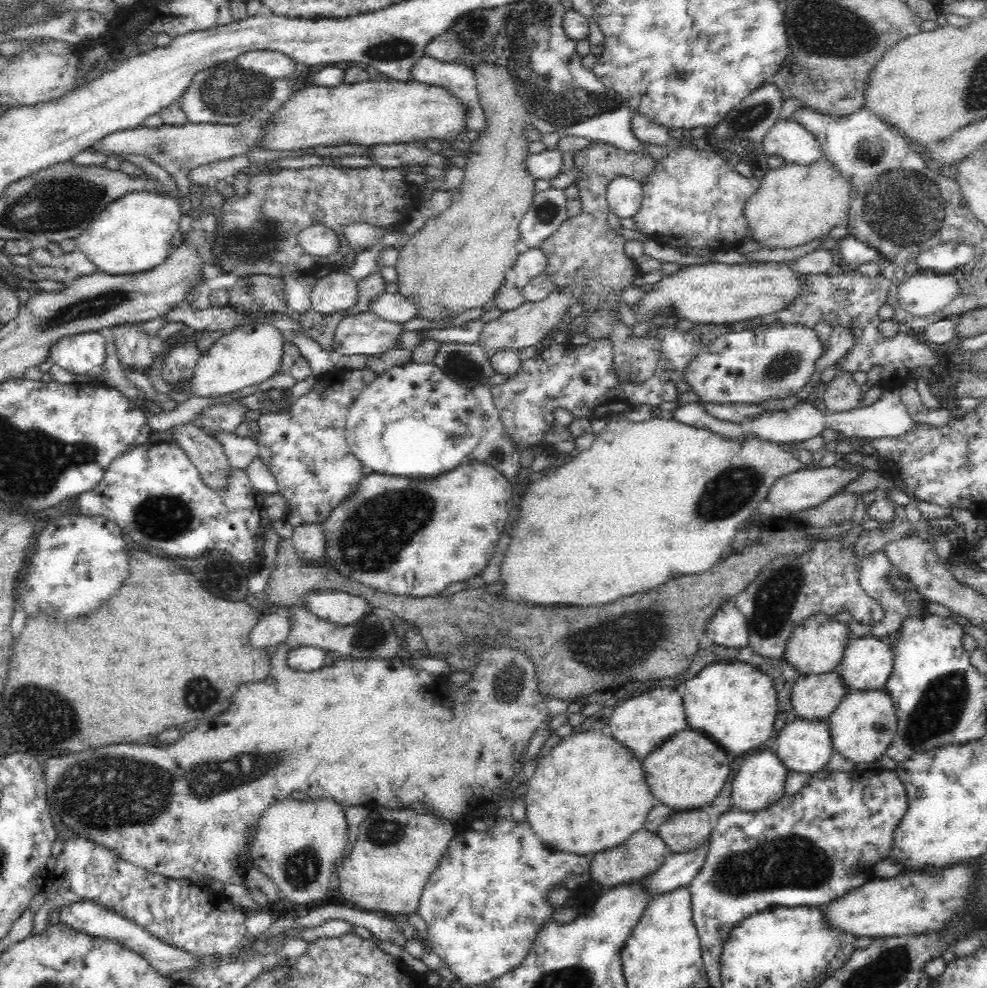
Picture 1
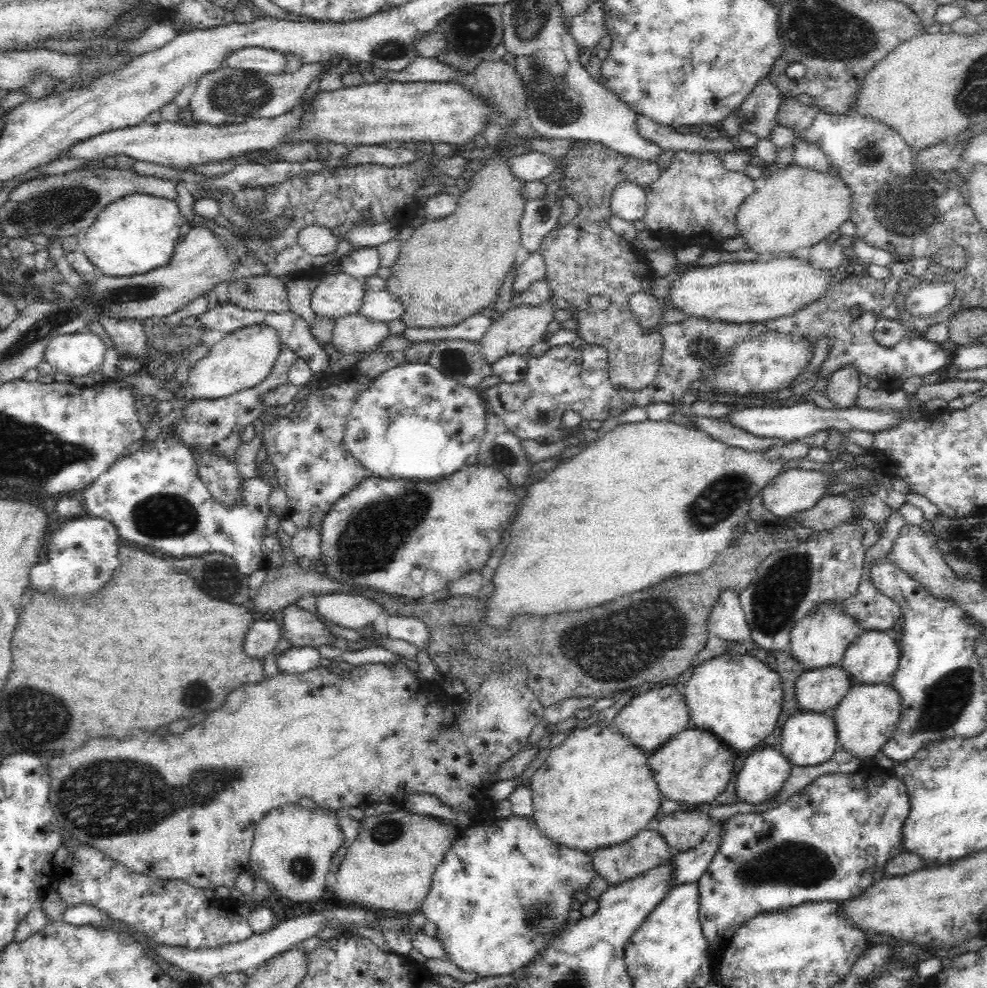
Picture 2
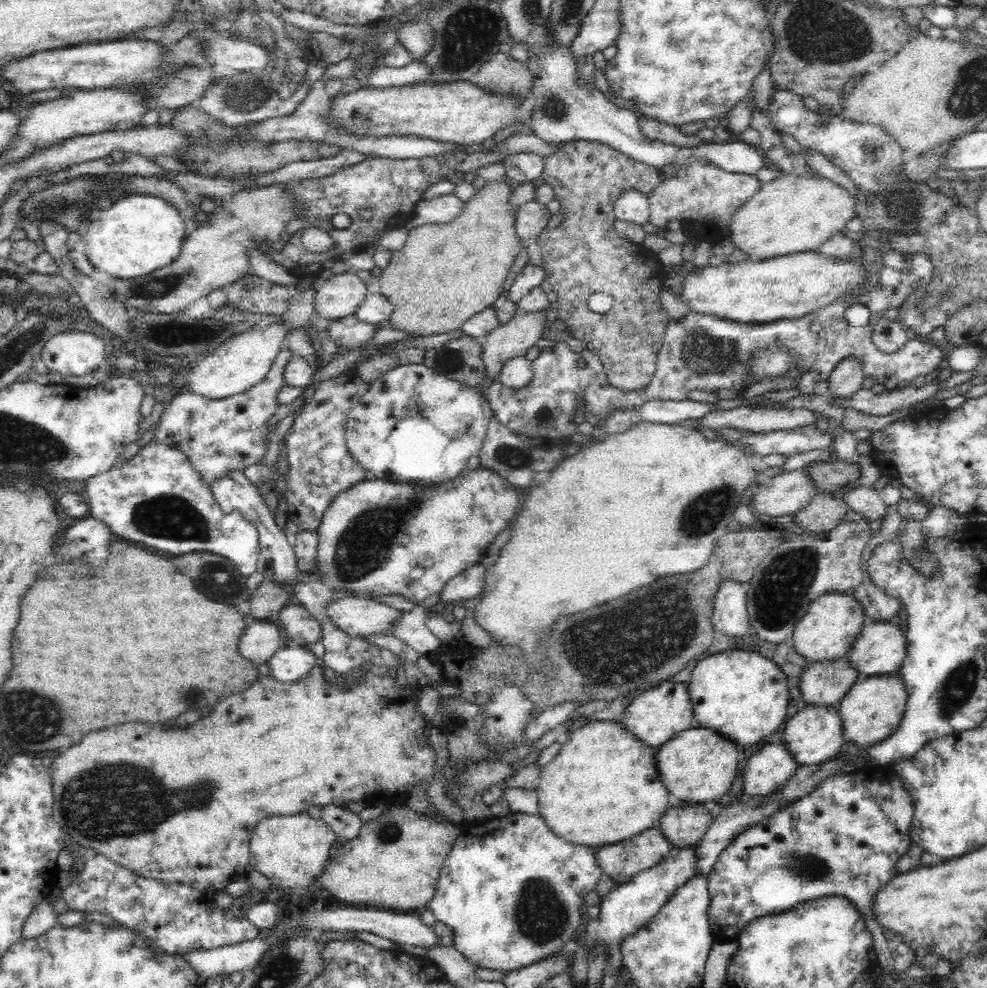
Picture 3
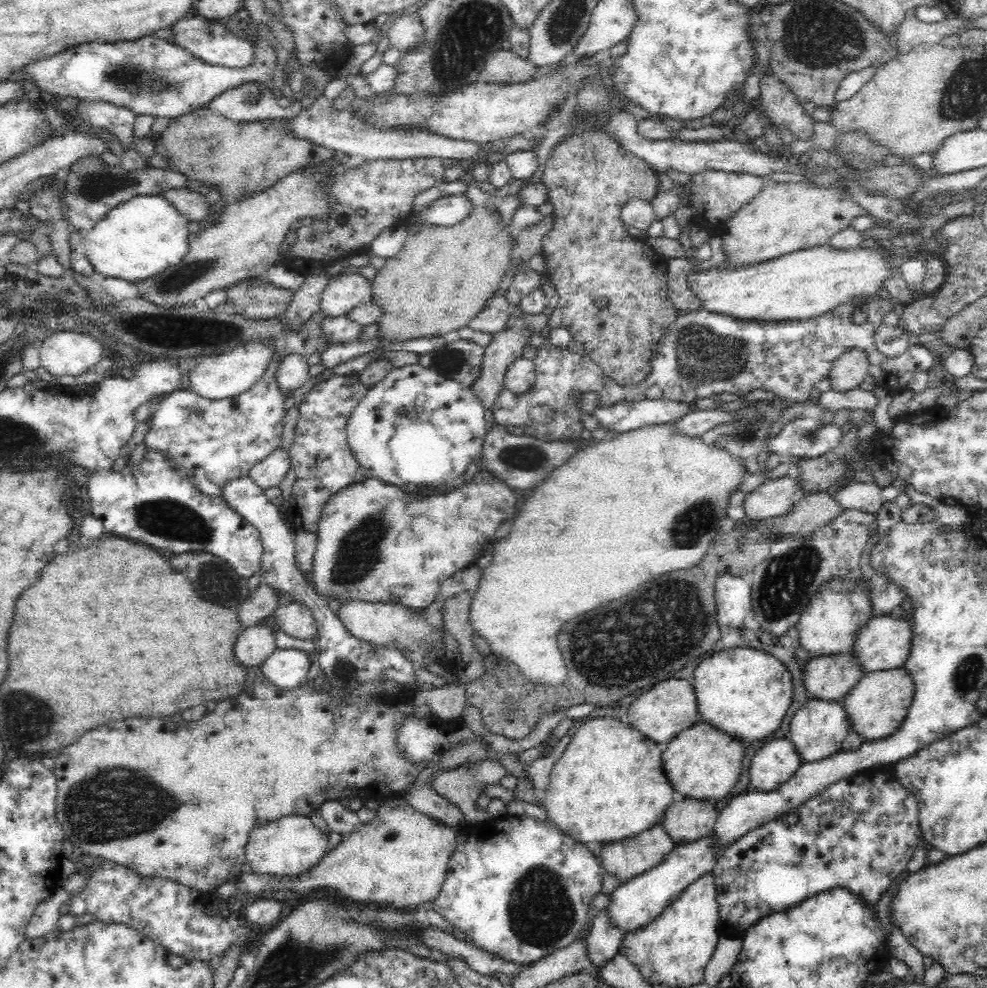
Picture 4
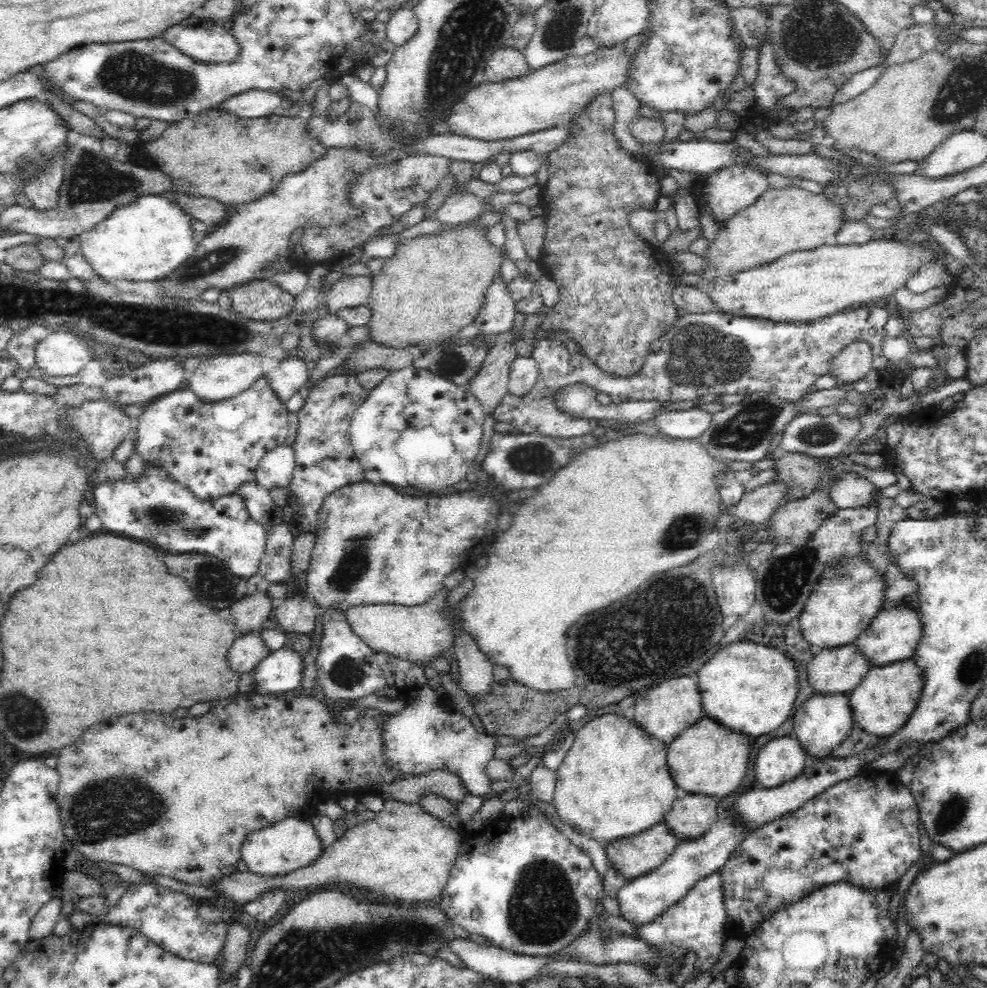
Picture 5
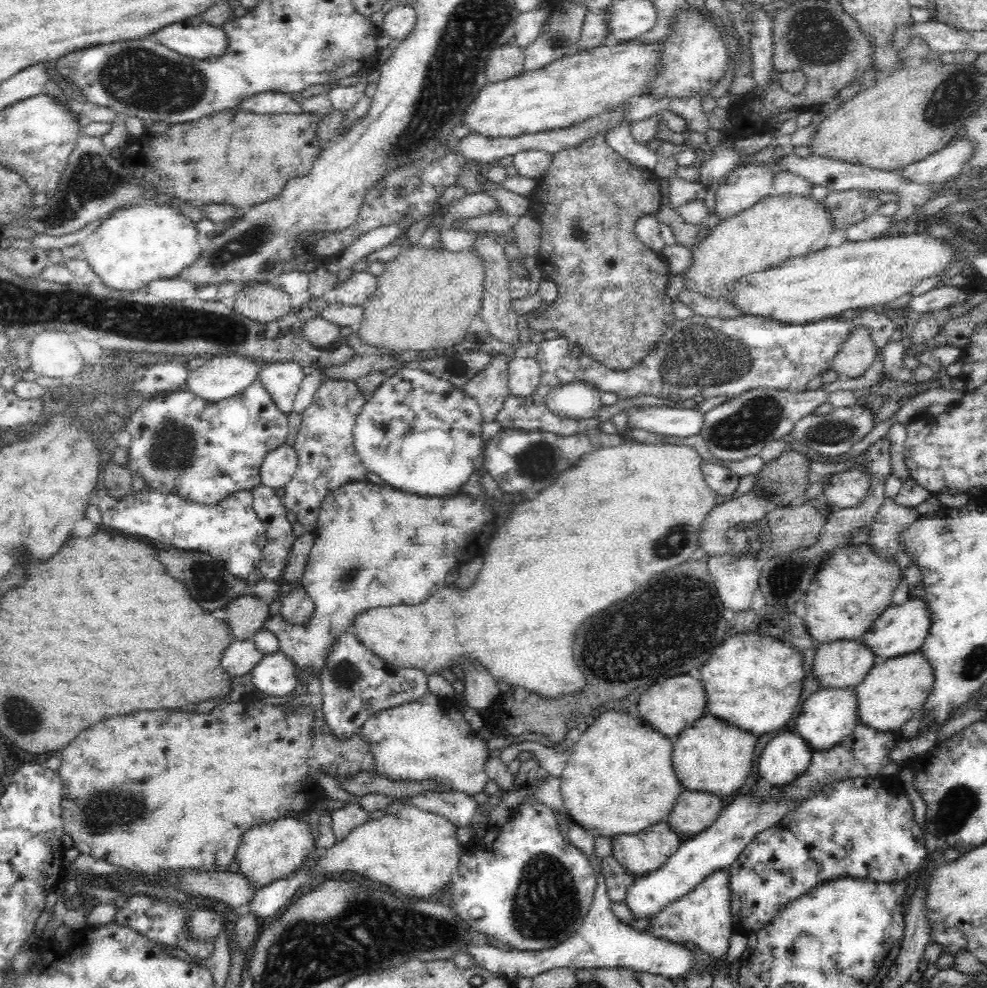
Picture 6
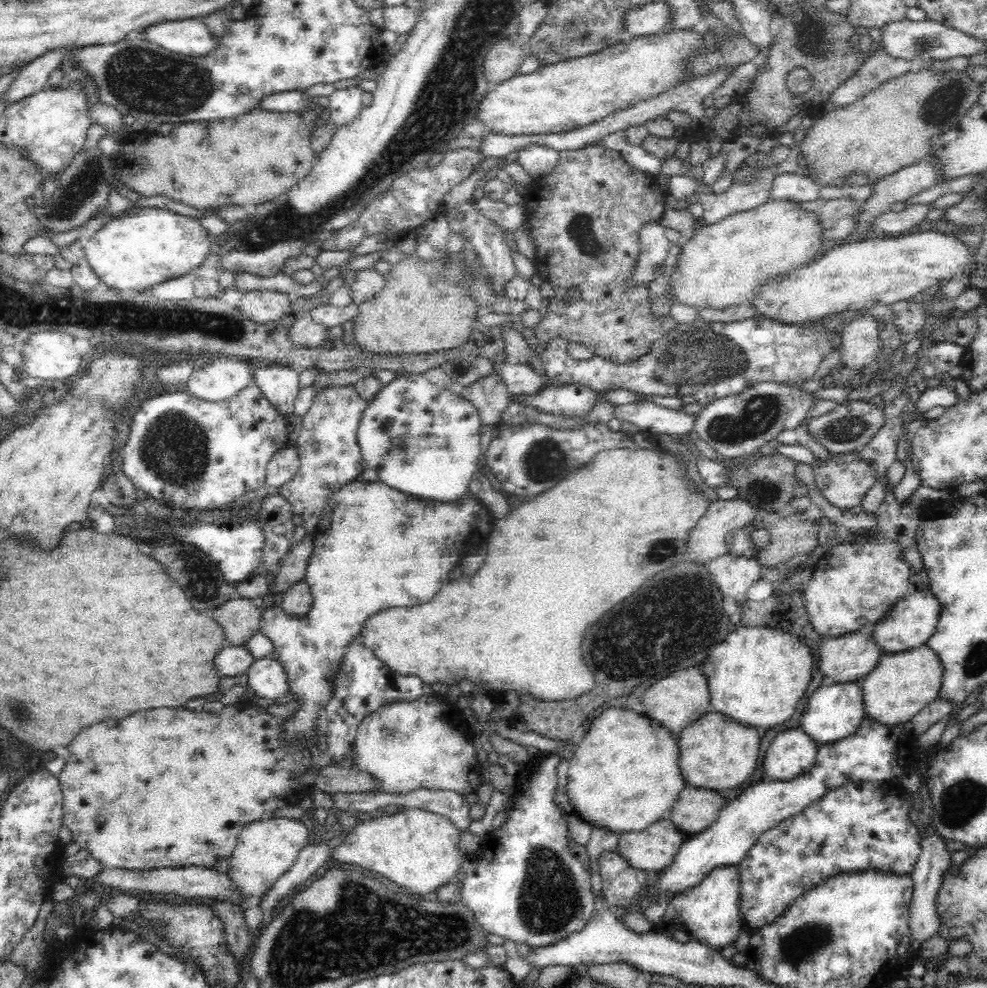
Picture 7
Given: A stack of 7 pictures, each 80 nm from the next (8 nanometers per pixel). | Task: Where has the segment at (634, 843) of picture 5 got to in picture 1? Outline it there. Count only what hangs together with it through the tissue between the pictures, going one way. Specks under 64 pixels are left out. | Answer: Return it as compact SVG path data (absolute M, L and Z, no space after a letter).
M641 829L634 832L621 846L593 854L591 856L591 879L605 889L631 881L644 880L666 862L670 853L666 844L663 843L656 832Z

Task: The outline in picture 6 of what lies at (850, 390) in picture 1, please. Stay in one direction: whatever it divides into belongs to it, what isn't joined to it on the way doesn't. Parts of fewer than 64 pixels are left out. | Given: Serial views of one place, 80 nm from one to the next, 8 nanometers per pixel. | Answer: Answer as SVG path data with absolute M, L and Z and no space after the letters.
M858 324L832 360L832 369L840 377L856 379L863 376L872 366L877 354L876 343L869 328Z

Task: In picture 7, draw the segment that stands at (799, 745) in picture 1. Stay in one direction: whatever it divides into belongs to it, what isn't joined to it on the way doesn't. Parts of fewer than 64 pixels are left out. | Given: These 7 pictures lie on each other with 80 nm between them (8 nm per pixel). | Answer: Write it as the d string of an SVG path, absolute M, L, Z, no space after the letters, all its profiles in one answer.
M854 680L850 683L823 684L808 700L804 700L800 728L818 745L842 740L858 730L859 724L866 718L860 682L861 680Z

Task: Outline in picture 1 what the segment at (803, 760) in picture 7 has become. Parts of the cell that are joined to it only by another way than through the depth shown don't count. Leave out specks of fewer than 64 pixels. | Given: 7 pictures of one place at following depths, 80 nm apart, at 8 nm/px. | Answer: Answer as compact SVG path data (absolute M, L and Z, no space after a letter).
M766 750L766 752L754 754L754 756L747 756L732 782L731 803L733 809L754 812L776 804L785 795L784 785L787 774L787 768L774 750Z

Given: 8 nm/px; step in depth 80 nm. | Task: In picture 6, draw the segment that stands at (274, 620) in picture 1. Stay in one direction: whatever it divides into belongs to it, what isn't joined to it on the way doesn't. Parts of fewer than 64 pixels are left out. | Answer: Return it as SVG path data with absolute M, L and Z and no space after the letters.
M232 639L228 648L220 656L222 669L231 677L248 677L249 672L260 662L262 654L256 650L252 640Z

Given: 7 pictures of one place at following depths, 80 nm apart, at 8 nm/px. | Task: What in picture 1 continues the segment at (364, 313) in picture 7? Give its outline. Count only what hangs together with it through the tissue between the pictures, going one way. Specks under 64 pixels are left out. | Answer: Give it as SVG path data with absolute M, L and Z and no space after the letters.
M478 62L474 66L477 91L486 115L487 127L482 130L478 142L472 143L470 158L465 169L464 180L461 180L460 198L453 198L450 208L435 214L423 227L408 238L399 251L395 264L397 272L396 293L416 304L418 312L414 318L426 319L429 322L444 322L471 308L491 306L499 288L504 282L506 271L513 268L519 253L516 242L521 240L519 224L533 203L534 177L525 168L526 145L522 138L525 123L529 122L527 108L518 94L515 80L506 62L490 64Z

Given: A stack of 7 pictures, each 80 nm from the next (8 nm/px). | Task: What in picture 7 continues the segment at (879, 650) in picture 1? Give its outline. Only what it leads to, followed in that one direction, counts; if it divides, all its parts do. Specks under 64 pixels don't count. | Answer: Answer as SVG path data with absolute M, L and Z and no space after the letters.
M918 588L912 595L906 595L885 612L874 629L875 643L883 654L892 655L894 652L909 651L910 648L921 647L933 634L938 626L940 604L929 589Z

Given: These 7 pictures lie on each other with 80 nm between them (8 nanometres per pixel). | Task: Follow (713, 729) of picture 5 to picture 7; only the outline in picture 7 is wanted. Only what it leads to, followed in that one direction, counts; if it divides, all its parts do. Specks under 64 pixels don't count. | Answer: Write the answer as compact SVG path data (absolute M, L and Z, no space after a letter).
M708 710L704 716L682 730L680 770L691 787L724 791L748 780L758 766L760 736L758 728L744 727L721 712Z

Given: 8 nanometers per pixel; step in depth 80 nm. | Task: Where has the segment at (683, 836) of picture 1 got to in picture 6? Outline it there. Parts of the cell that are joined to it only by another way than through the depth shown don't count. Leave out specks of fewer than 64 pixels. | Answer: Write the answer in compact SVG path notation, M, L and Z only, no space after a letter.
M684 790L669 812L670 829L679 836L690 837L705 832L722 812L722 798L704 791Z

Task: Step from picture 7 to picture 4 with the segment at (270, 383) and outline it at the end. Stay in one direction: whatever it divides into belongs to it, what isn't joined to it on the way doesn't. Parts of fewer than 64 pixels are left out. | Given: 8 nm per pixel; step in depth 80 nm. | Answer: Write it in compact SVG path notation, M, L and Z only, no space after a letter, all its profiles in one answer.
M290 354L281 360L275 376L284 398L308 382L311 378L309 369L306 358L300 355Z

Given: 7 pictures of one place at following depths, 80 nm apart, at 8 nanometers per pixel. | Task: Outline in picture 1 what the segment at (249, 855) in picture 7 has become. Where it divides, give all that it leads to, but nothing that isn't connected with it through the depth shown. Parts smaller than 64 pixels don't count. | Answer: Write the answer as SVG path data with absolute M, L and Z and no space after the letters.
M291 796L283 801L278 801L276 804L270 805L265 811L258 824L258 833L255 836L253 848L250 850L250 853L253 854L253 857L257 860L257 865L260 866L260 869L269 879L272 880L274 884L282 892L282 894L286 895L286 902L297 905L297 904L306 904L308 902L317 902L322 900L329 889L329 878L330 874L332 874L332 868L335 864L339 863L339 857L342 855L344 850L346 849L346 845L348 844L348 836L347 836L347 821L344 814L344 808L342 805L339 805L336 801L332 800L317 800L315 801L313 798L310 798L308 801L297 801L293 799Z

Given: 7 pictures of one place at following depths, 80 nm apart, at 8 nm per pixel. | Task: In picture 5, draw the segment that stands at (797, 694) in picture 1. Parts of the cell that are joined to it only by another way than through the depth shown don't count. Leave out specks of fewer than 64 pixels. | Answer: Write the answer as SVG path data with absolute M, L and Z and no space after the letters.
M853 643L815 651L807 668L808 682L822 695L850 693L867 675L872 664Z

